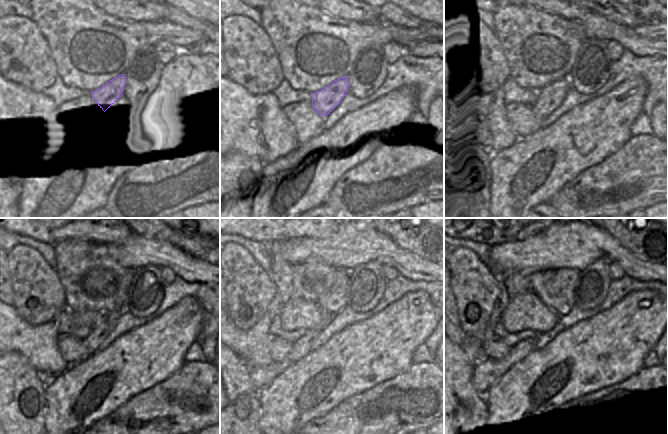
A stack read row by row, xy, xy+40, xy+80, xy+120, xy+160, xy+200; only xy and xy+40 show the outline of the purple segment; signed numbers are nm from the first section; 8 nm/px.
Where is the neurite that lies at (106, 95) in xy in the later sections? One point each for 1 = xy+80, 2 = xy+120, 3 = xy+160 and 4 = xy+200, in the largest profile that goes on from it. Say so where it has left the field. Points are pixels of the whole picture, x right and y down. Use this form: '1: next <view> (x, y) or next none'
1: next xy+80 (551, 96)
2: next xy+120 (102, 327)
3: next xy+160 (260, 376)
4: next xy+200 (486, 372)

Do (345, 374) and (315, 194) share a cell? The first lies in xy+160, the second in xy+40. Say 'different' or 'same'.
same

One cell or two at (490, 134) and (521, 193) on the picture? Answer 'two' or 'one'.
two

